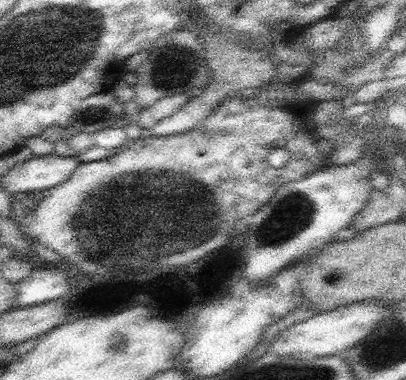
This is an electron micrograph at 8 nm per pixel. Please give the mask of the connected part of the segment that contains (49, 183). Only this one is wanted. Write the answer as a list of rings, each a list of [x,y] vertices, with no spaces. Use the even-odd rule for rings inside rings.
[[[50,153],[44,156],[34,156],[20,165],[11,167],[6,172],[2,188],[8,192],[33,192],[54,188],[62,184],[77,169],[81,163],[78,156],[62,156]]]

